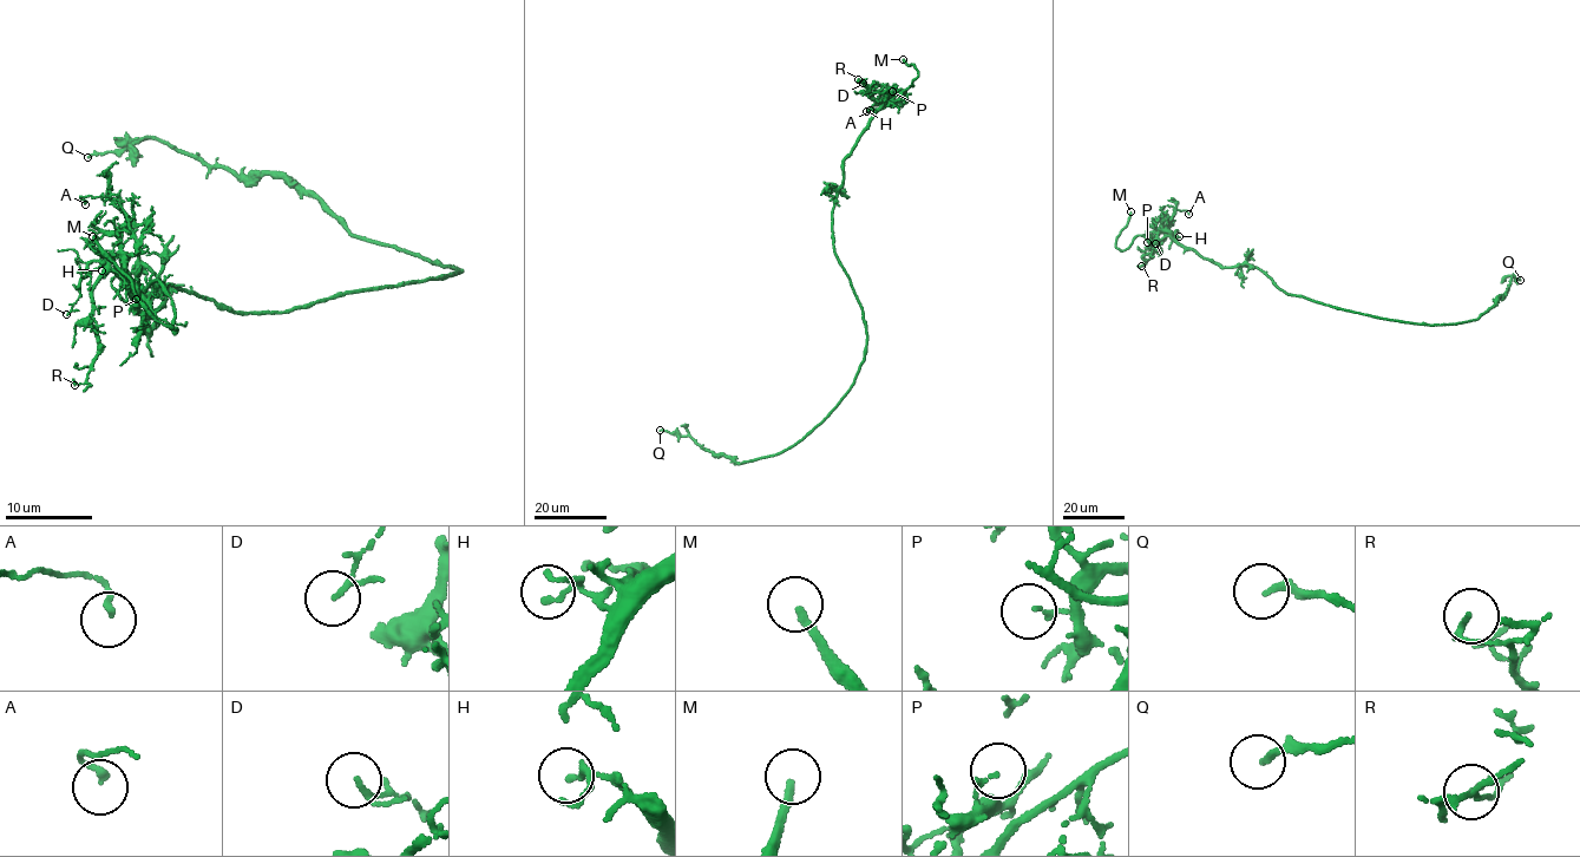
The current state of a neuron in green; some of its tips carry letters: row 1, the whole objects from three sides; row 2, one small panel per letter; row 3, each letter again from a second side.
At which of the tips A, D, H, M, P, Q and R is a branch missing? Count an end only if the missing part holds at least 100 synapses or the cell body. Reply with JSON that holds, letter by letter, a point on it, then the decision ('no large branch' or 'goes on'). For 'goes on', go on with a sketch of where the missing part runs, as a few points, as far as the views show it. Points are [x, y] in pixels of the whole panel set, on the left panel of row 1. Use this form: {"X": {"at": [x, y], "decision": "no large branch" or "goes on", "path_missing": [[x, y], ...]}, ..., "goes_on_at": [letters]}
{"A": {"at": [85, 204], "decision": "no large branch"}, "D": {"at": [66, 314], "decision": "no large branch"}, "H": {"at": [102, 270], "decision": "no large branch"}, "M": {"at": [92, 236], "decision": "goes on"}, "P": {"at": [136, 299], "decision": "no large branch"}, "Q": {"at": [87, 157], "decision": "no large branch"}, "R": {"at": [74, 385], "decision": "no large branch"}, "goes_on_at": ["M"]}

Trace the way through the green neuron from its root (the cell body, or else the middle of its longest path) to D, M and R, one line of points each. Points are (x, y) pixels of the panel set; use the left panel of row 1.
D: (378, 289), (247, 315), (165, 286), (143, 315), (112, 254), (86, 266), (66, 314)
M: (378, 289), (247, 315), (165, 286), (143, 315), (126, 269), (145, 290), (163, 286), (175, 332), (92, 236)
R: (378, 289), (247, 315), (165, 286), (159, 308), (143, 315), (118, 255), (94, 286), (98, 348), (74, 385)

